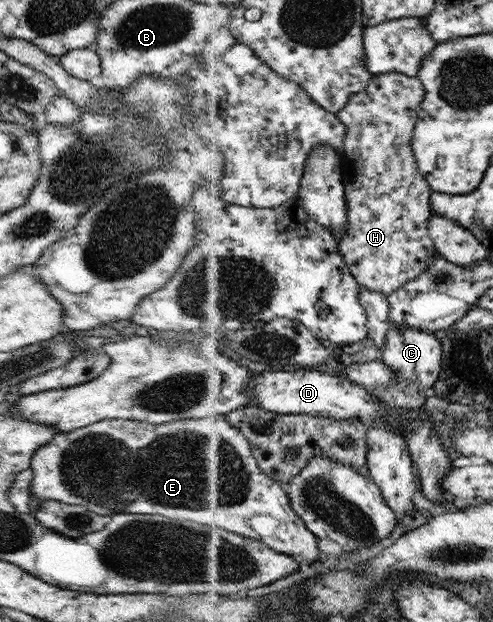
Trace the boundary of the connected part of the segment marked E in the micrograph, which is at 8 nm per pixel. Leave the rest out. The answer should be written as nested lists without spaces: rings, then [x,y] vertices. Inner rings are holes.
[[[210,416],[208,418],[168,421],[168,423],[162,423],[162,425],[148,424],[144,421],[111,420],[106,418],[102,421],[96,421],[96,423],[92,425],[87,425],[70,432],[58,432],[46,445],[41,445],[34,451],[29,468],[34,473],[30,491],[32,491],[32,495],[36,495],[36,499],[41,502],[52,499],[52,501],[62,501],[70,505],[82,505],[86,507],[86,509],[90,509],[90,511],[94,511],[94,513],[100,515],[106,515],[106,517],[112,517],[112,515],[118,515],[120,513],[140,513],[144,516],[157,515],[178,521],[186,520],[202,525],[220,526],[226,530],[232,530],[234,533],[244,534],[246,537],[262,540],[266,542],[266,544],[271,545],[275,550],[279,550],[280,553],[300,555],[300,557],[303,557],[309,563],[316,563],[316,561],[322,559],[318,534],[308,527],[306,520],[294,509],[294,504],[292,504],[292,498],[290,497],[287,486],[283,485],[280,481],[276,481],[276,479],[272,479],[268,473],[264,473],[258,458],[255,456],[255,451],[252,449],[249,437],[243,430],[233,426],[232,422],[228,421],[227,416]]]

